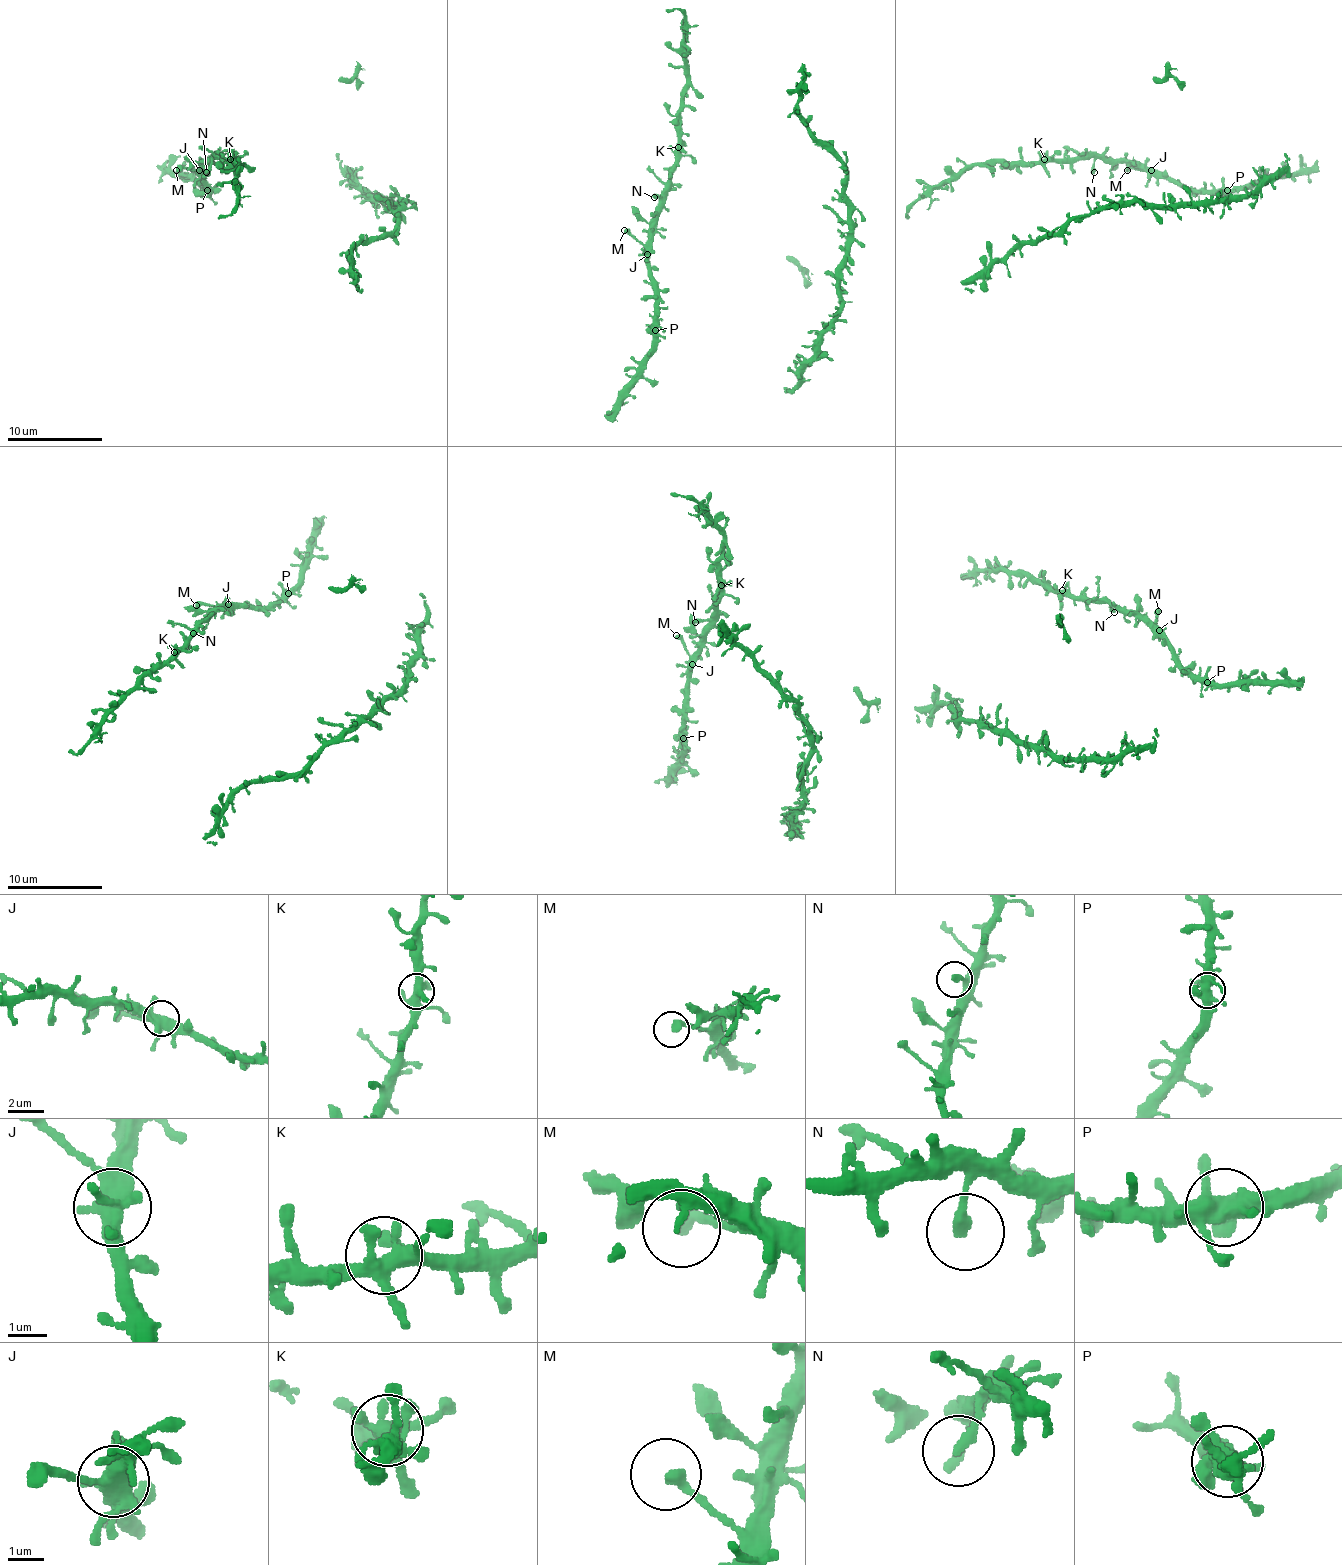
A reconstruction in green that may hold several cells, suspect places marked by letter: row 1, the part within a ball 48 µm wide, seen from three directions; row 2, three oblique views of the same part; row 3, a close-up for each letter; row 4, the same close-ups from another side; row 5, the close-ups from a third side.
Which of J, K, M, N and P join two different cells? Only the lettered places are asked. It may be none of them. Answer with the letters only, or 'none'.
none

